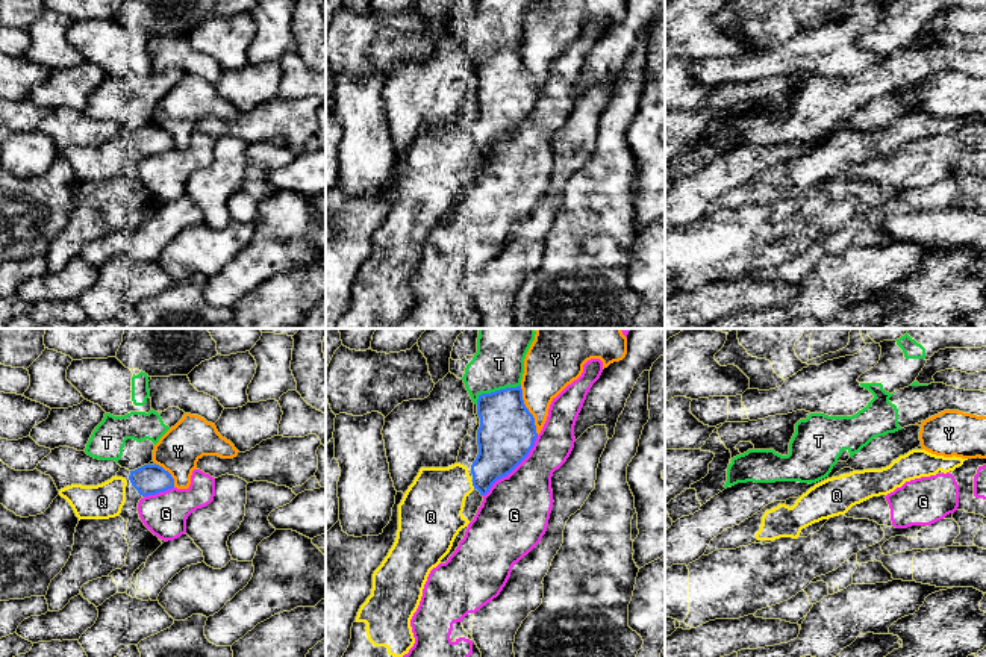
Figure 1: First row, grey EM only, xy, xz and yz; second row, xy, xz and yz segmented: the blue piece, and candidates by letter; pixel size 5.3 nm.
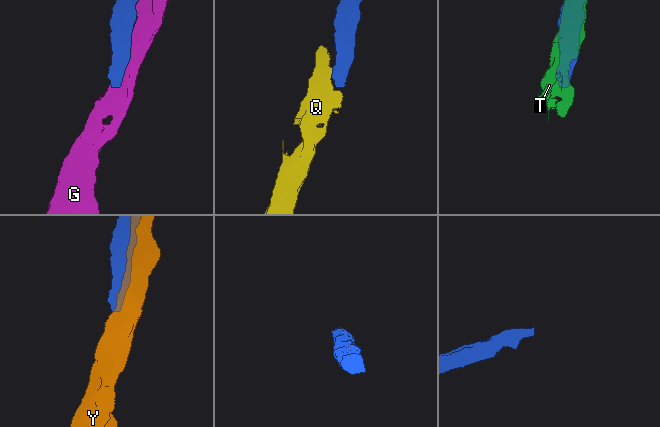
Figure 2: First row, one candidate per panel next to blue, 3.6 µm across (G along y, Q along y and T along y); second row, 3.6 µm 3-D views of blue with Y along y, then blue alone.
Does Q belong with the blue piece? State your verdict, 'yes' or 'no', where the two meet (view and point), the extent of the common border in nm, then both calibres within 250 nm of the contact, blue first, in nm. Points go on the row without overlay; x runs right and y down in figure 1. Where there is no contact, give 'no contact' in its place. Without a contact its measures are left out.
yes | xz (473, 146) | 40 nm | 240/320 nm

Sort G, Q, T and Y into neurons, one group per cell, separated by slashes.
G / Q / T / Y

